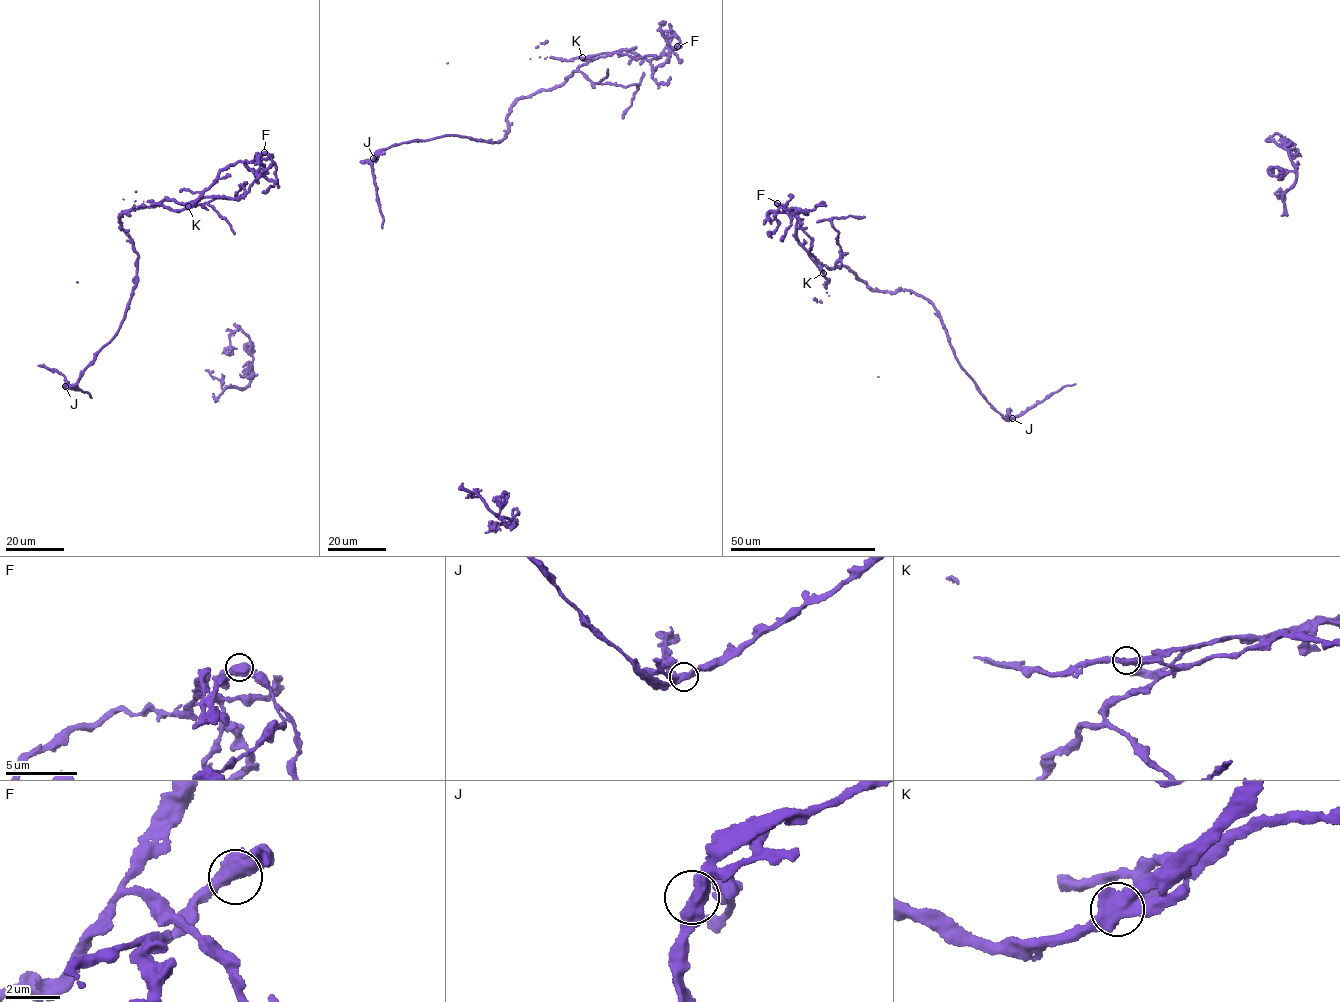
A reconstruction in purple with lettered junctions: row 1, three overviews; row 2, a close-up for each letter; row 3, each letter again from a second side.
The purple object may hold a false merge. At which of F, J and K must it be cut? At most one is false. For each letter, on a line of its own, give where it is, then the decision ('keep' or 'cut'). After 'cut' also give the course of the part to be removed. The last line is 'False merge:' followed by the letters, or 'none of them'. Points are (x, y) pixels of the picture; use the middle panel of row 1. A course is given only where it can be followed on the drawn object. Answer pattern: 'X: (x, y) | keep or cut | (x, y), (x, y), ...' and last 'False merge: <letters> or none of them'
F: (677, 46) | keep
J: (373, 158) | keep
K: (582, 57) | cut | (582, 57), (566, 60), (539, 56), (447, 63)
False merge: K

